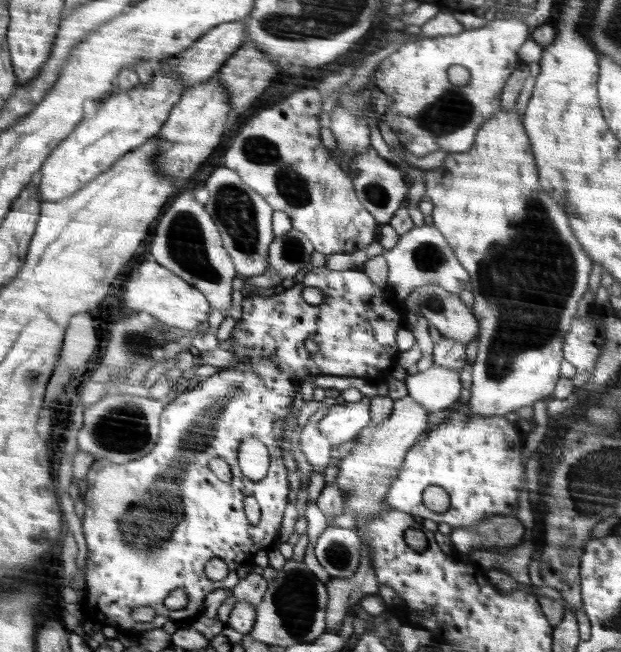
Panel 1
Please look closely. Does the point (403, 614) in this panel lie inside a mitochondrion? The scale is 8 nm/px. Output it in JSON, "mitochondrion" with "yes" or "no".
{"mitochondrion":"no"}

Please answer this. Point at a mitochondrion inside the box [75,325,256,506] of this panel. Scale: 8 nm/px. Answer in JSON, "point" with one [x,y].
{"point":[123,429]}

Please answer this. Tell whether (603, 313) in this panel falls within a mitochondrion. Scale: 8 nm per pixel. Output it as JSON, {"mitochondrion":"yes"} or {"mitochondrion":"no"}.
{"mitochondrion":"no"}

